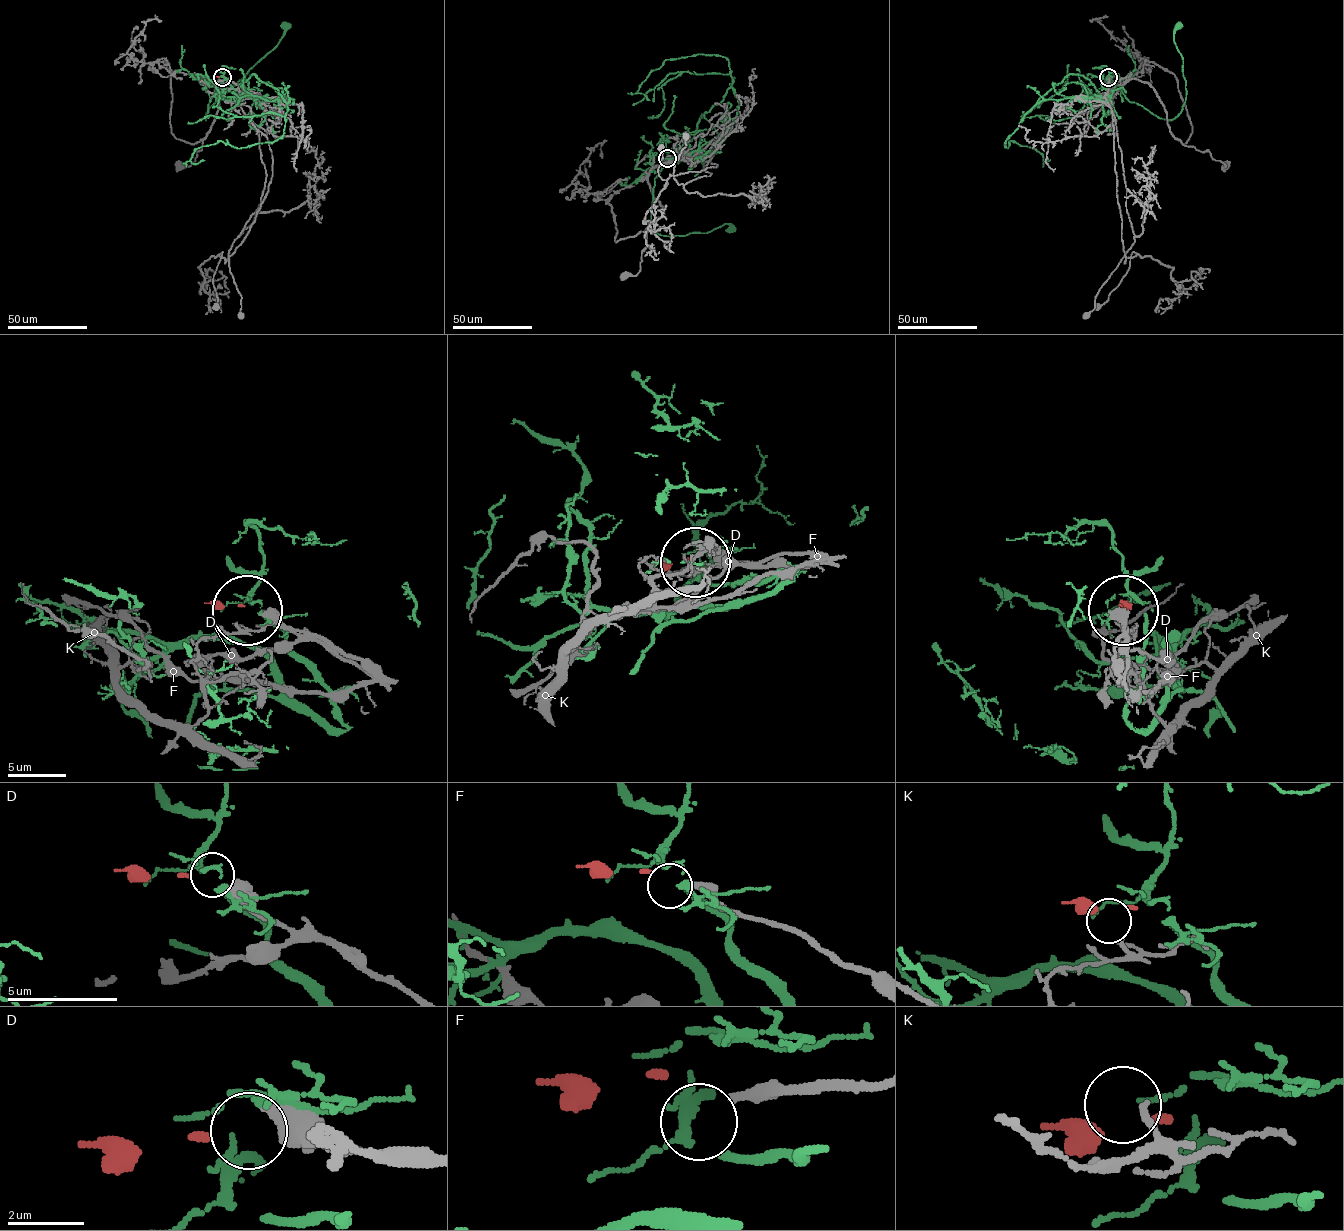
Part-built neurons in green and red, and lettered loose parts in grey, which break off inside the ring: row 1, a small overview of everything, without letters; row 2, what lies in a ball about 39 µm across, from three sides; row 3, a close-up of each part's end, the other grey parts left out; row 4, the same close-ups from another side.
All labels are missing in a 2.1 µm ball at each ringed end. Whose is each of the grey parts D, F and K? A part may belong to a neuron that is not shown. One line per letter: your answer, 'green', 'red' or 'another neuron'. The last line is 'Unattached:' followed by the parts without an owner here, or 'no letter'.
D: red
F: another neuron
K: another neuron
Unattached: F, K

